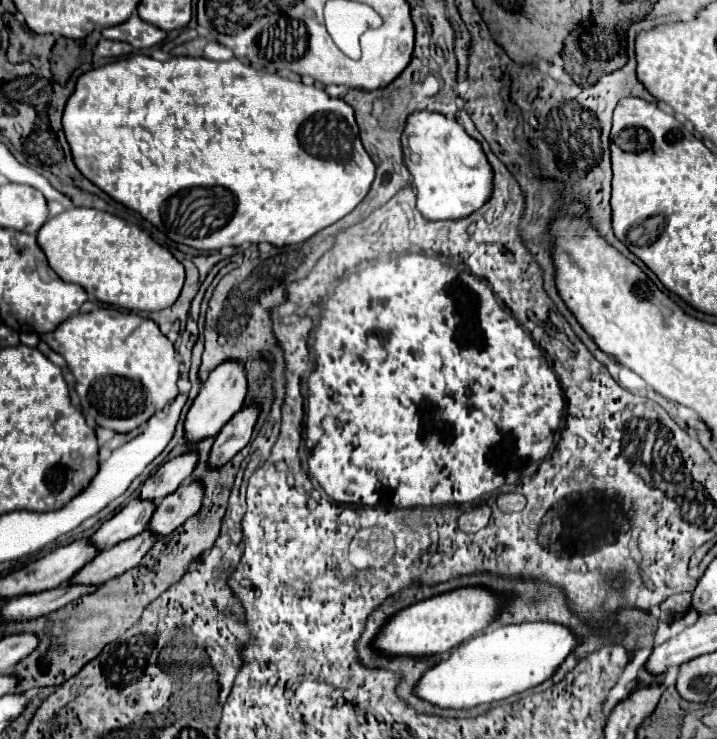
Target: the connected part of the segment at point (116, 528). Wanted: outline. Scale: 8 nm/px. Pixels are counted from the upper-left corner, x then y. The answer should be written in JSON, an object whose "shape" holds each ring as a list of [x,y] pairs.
{"shape":[[[142,498],[130,500],[118,514],[114,514],[96,530],[92,542],[96,544],[98,550],[104,550],[106,546],[114,546],[126,538],[140,534],[142,530],[148,528],[154,508],[156,508],[154,500],[142,500]]]}

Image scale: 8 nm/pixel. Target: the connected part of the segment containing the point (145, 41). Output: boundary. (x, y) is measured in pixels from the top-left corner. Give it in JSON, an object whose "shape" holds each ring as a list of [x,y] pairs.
{"shape":[[[132,14],[130,20],[126,20],[126,22],[118,24],[118,26],[106,28],[102,34],[106,38],[110,38],[110,40],[128,42],[136,50],[144,50],[144,48],[156,46],[166,38],[166,32],[162,32],[160,28],[154,28],[152,24],[146,24],[138,14]]]}

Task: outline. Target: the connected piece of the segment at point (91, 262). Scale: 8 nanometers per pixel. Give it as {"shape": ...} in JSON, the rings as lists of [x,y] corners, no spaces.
{"shape":[[[70,208],[50,218],[38,232],[38,244],[44,250],[50,268],[64,280],[80,284],[92,298],[120,310],[158,312],[170,308],[184,286],[184,266],[144,230],[94,208]]]}

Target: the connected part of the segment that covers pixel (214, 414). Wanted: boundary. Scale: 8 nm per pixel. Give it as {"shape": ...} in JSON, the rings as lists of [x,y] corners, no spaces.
{"shape":[[[224,360],[218,368],[214,368],[186,414],[184,428],[188,442],[194,444],[208,436],[216,436],[222,430],[222,426],[242,408],[246,392],[248,392],[248,380],[242,360]]]}

